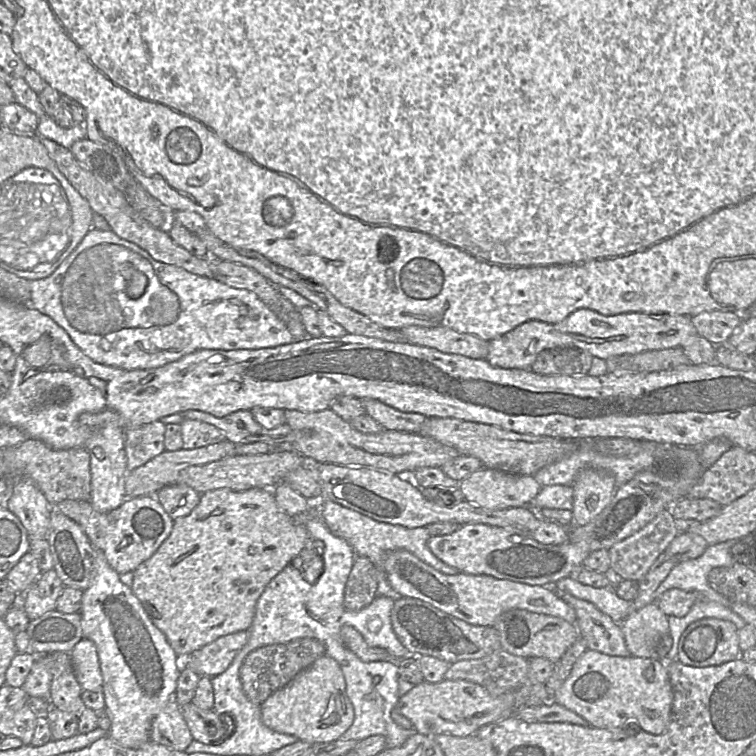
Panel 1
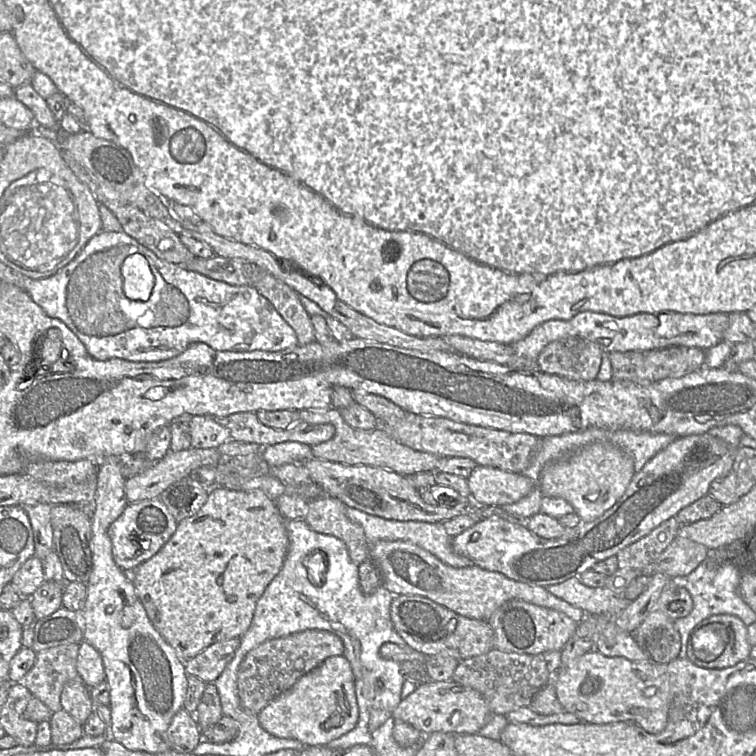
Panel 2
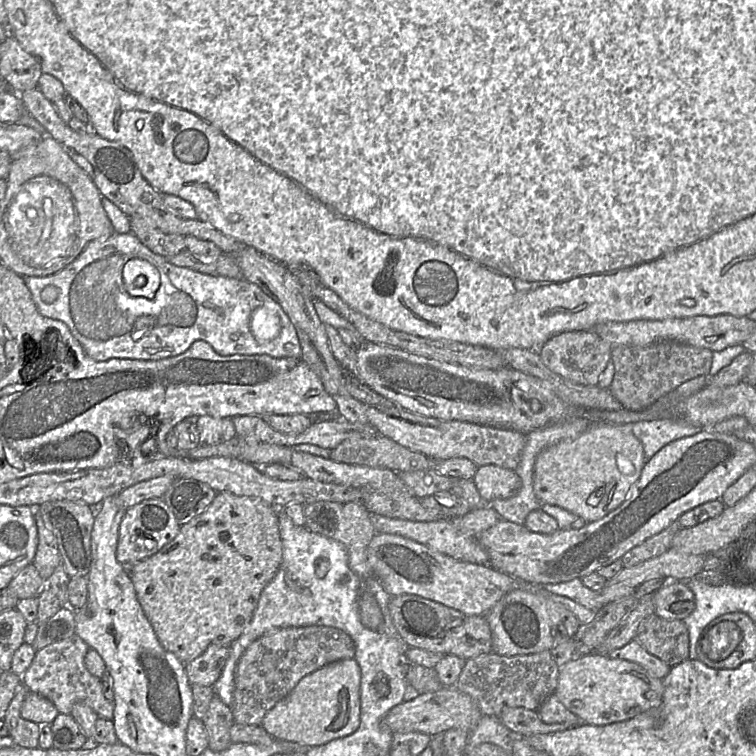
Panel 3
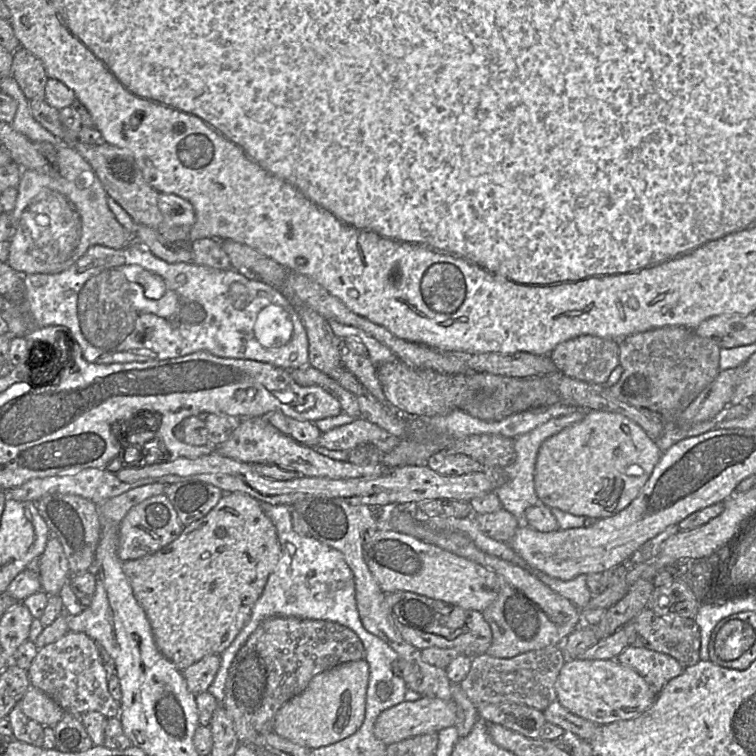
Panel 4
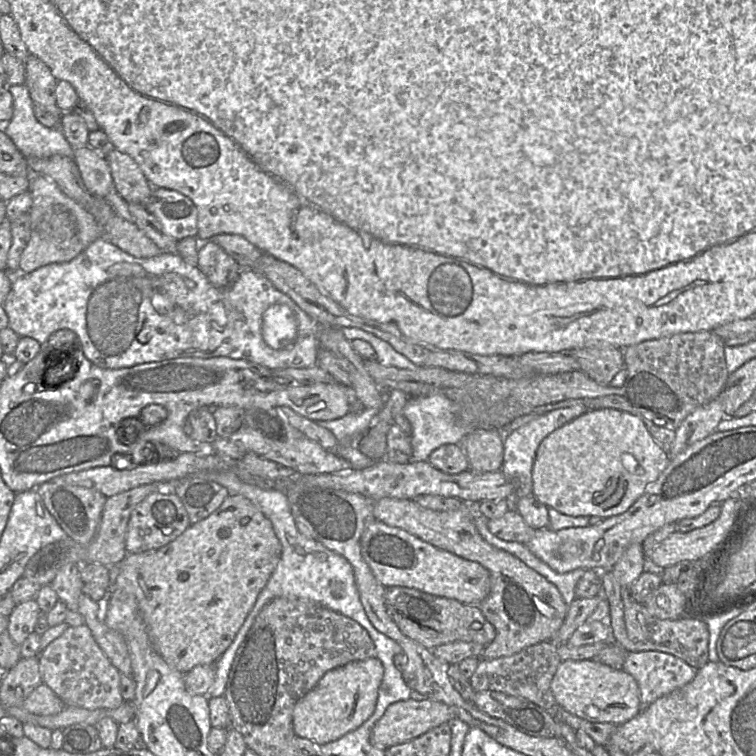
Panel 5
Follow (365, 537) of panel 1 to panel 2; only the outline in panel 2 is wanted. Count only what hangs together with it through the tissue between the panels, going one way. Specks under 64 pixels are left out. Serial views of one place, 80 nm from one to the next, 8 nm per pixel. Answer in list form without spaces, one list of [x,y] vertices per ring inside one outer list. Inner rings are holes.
[[[349,507],[346,508],[346,515],[353,523],[360,525],[363,528],[365,537],[370,545],[380,540],[409,541],[430,552],[449,566],[462,568],[474,565],[471,559],[458,555],[453,551],[451,544],[452,537],[447,534],[443,523],[386,520]]]

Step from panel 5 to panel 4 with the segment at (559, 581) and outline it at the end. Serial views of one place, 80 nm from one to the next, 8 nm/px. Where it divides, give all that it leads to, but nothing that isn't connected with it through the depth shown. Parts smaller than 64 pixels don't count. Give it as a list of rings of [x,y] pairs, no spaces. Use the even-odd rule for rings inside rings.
[[[530,568],[527,571],[535,575],[553,591],[570,600],[579,609],[584,608],[593,597],[586,585],[587,575],[581,574],[571,580],[564,581],[553,578],[535,568]]]

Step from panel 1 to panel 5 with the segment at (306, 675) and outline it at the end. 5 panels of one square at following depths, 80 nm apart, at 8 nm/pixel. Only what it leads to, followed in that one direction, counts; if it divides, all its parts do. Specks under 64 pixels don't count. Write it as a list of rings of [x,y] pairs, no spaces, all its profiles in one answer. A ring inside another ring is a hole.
[[[377,658],[349,662],[327,671],[315,687],[296,702],[292,717],[295,735],[324,745],[357,729],[375,710],[383,673],[383,665]]]

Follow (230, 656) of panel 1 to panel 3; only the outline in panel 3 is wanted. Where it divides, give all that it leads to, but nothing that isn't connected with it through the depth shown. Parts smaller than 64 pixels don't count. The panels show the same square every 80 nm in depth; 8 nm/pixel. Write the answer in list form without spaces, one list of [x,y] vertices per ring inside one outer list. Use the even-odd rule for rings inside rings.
[[[209,645],[200,656],[186,663],[184,669],[190,685],[212,687],[219,678],[229,654],[229,646]]]

